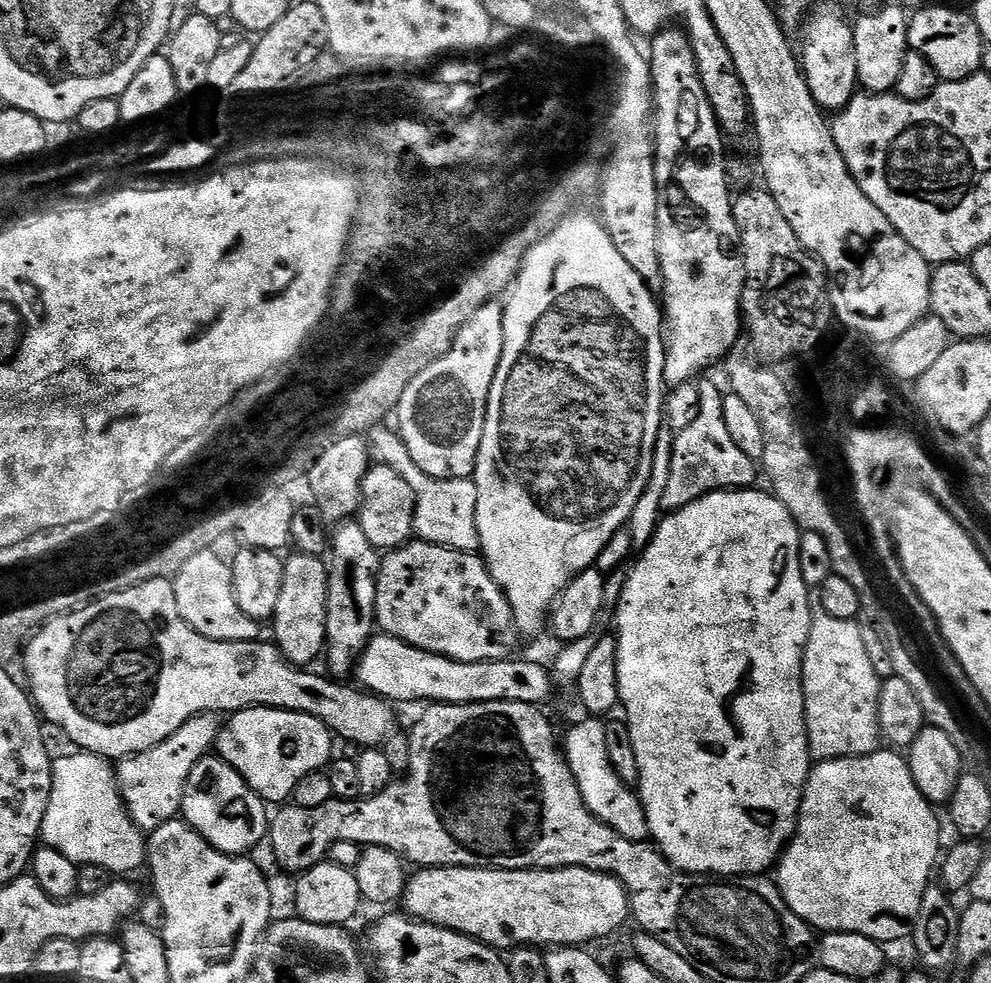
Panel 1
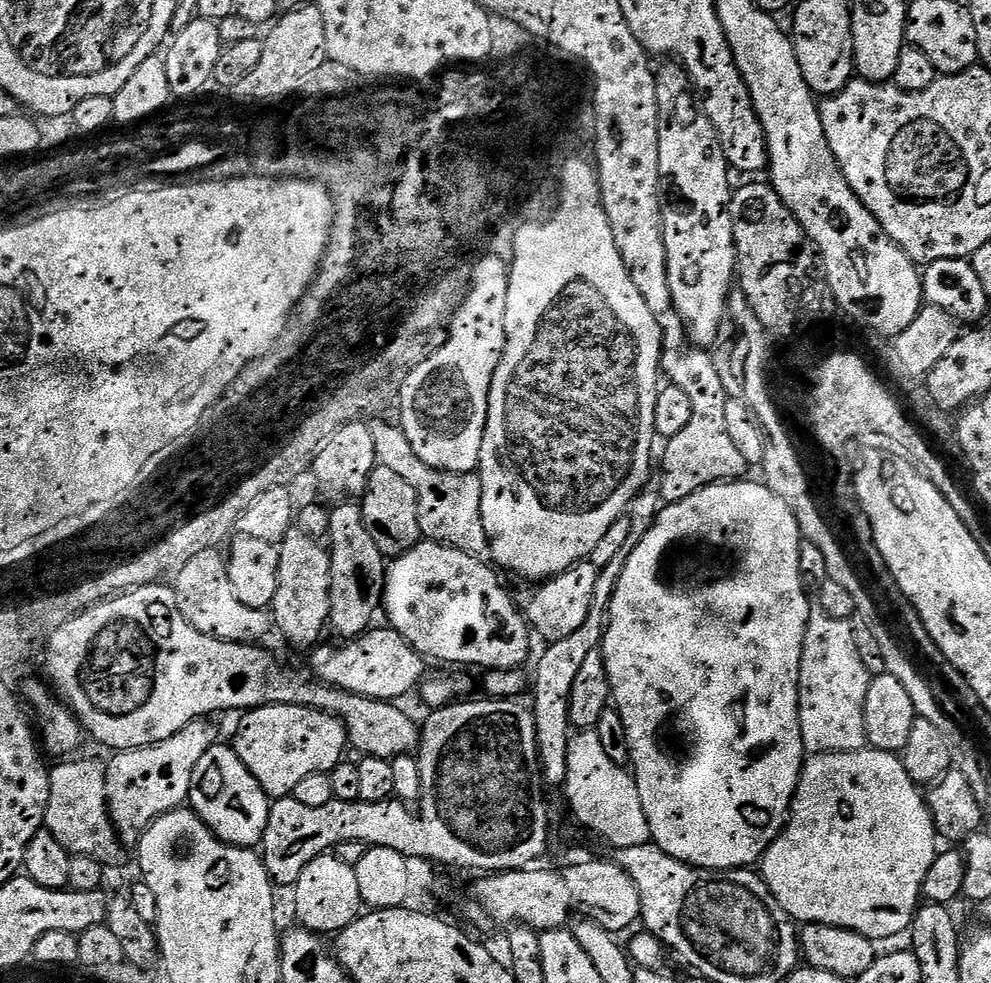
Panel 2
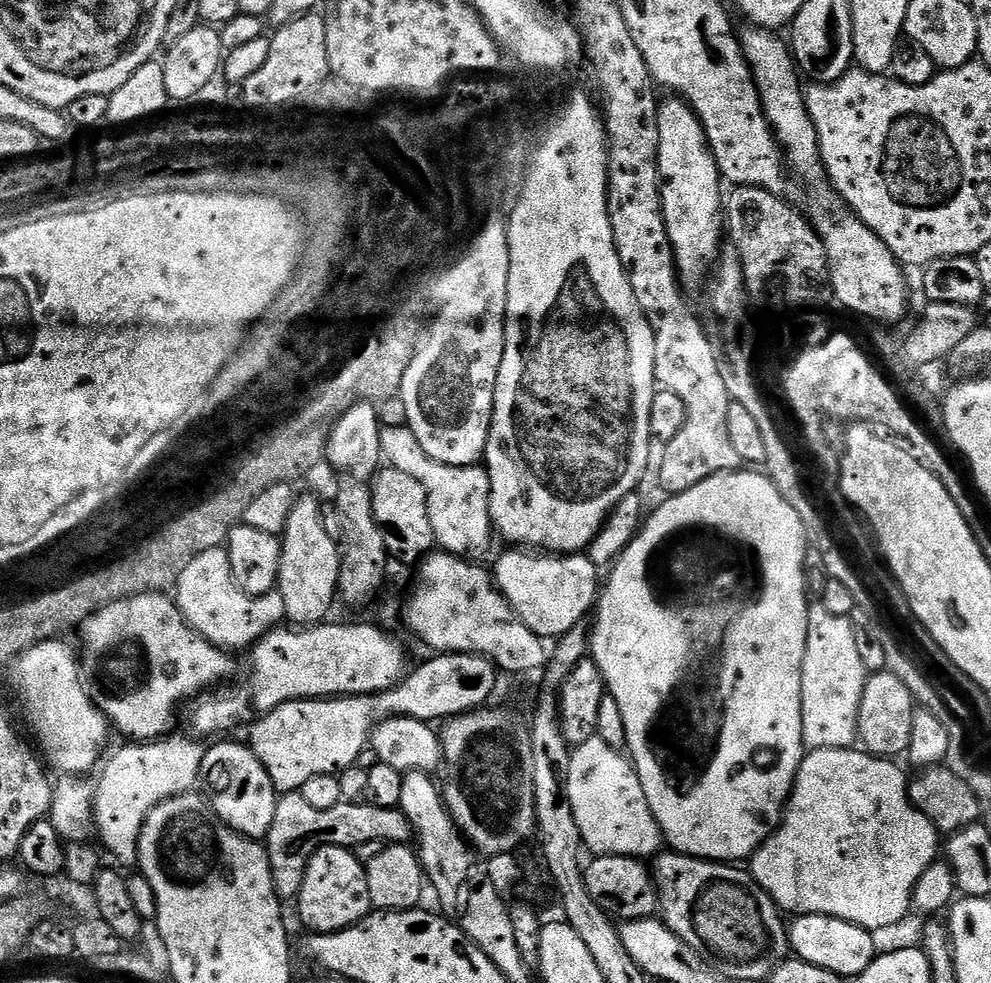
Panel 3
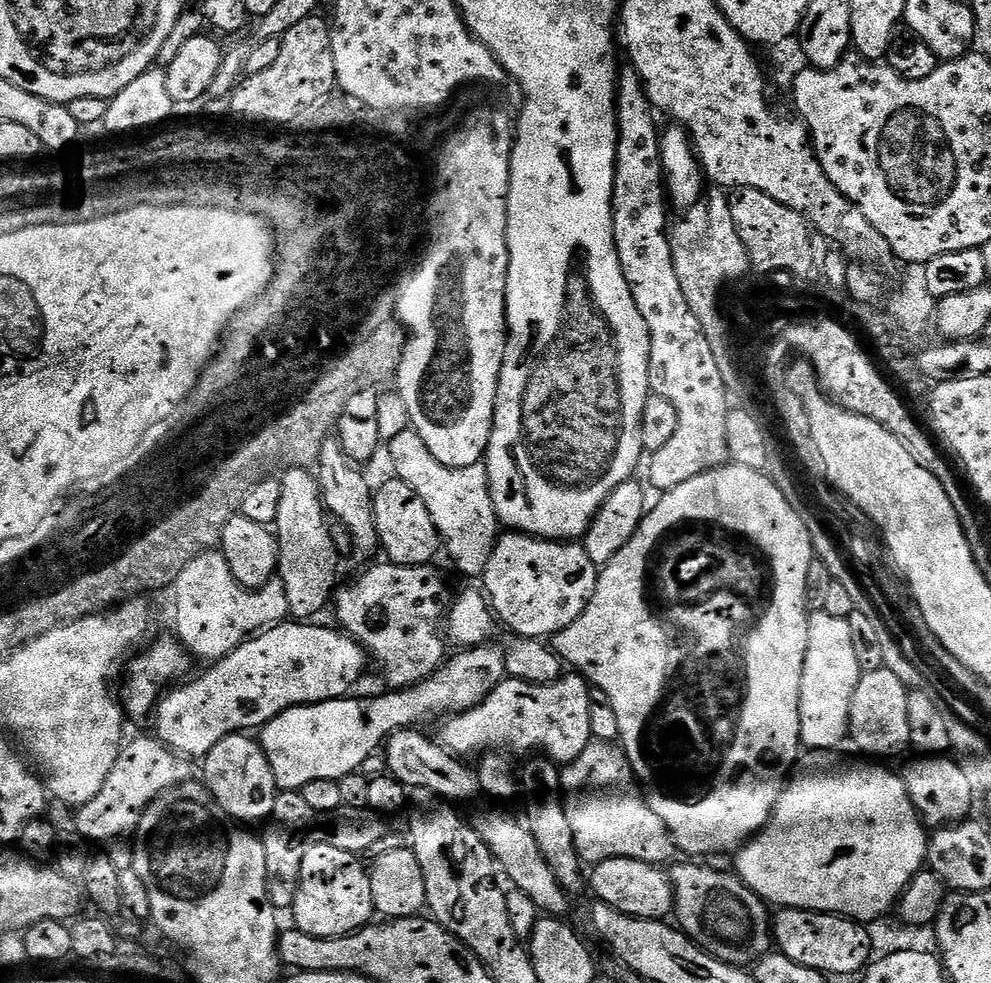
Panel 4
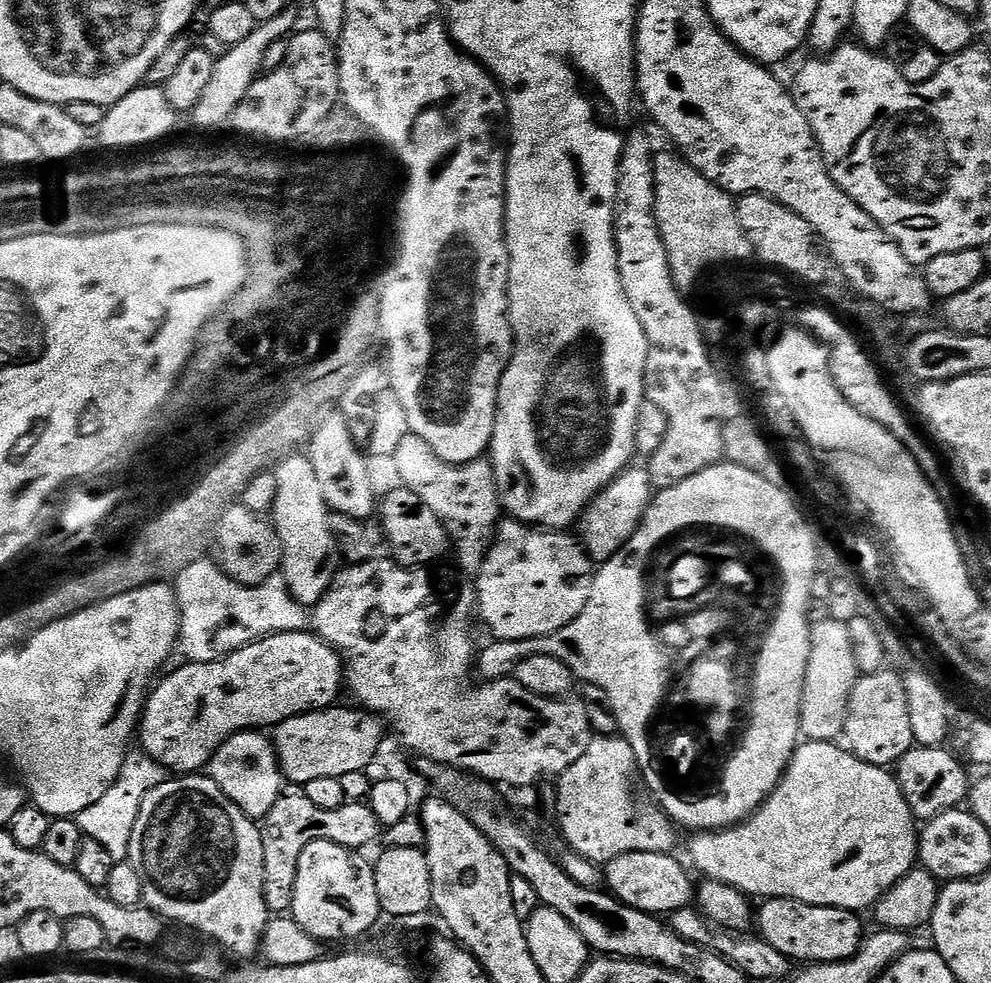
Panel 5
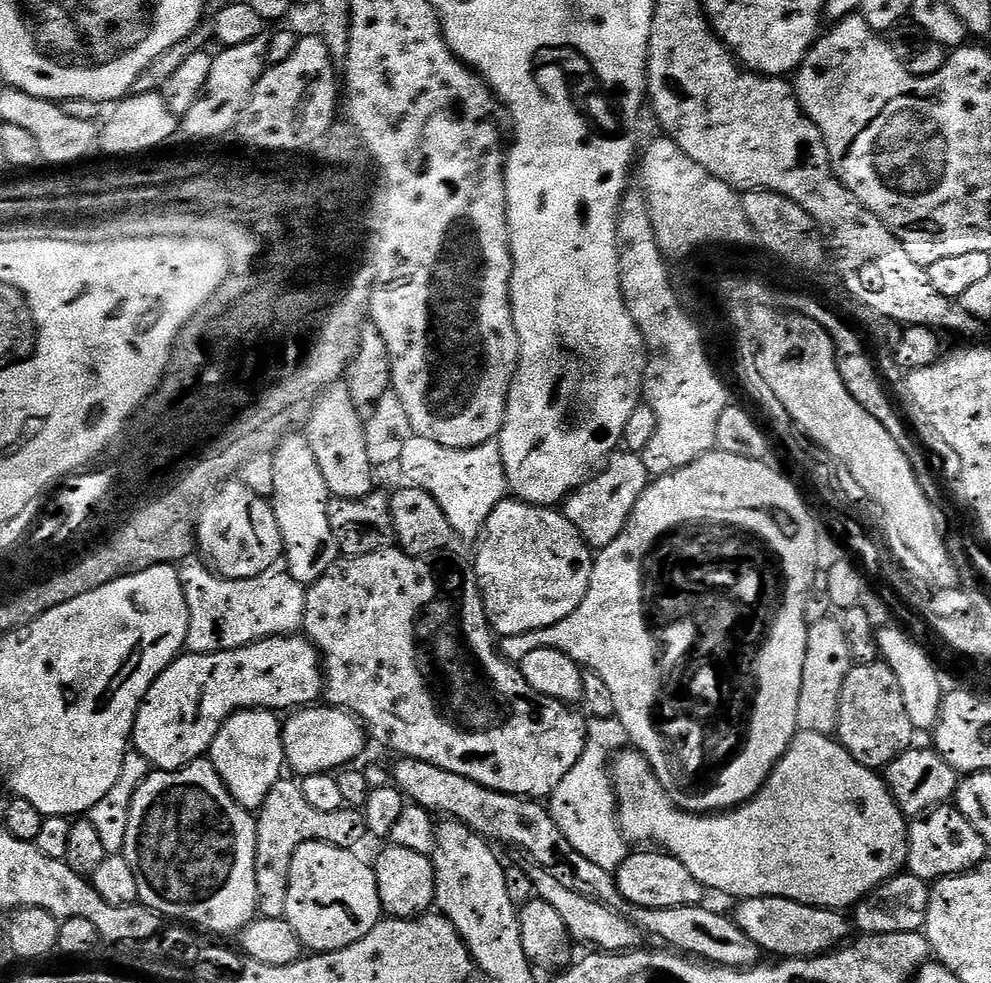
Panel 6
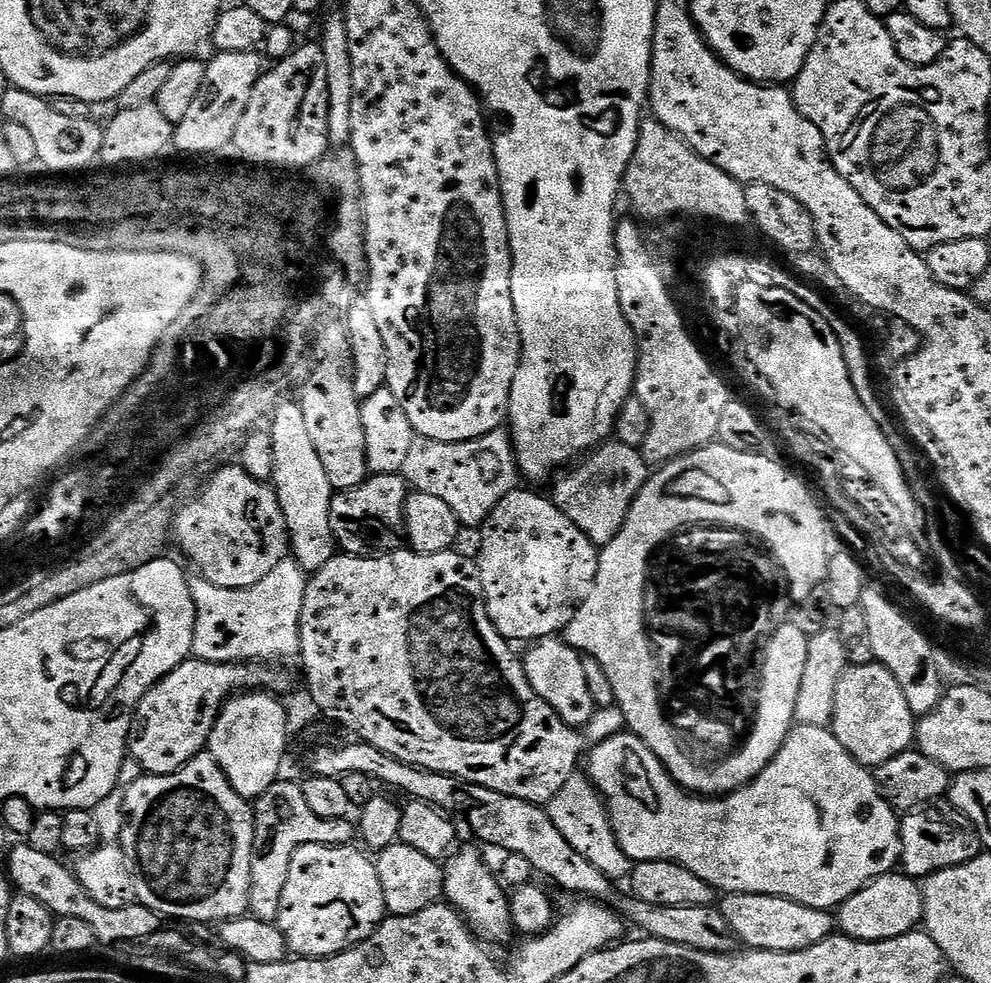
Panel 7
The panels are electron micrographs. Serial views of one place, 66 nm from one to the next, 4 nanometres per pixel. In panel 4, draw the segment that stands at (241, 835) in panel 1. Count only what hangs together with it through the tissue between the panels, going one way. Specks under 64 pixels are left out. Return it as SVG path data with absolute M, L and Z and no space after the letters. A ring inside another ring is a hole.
M248 734L228 736L202 760L202 783L210 789L226 815L248 826L252 826L255 820L267 821L271 817L278 795L274 770L270 770L270 762L259 743L250 737Z

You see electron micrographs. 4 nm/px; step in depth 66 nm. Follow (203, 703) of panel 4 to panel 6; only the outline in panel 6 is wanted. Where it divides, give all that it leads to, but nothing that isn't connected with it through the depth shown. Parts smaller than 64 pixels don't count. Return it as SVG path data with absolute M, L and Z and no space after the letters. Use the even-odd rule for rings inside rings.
M303 634L271 636L225 652L189 651L177 656L176 661L166 666L166 670L162 670L162 674L158 674L150 686L146 698L140 703L132 727L132 744L153 769L177 772L211 753L214 738L218 738L218 730L222 730L224 723L235 712L243 712L245 708L266 708L270 712L284 714L289 710L315 705L319 701L316 699L325 695L324 681L320 652Z

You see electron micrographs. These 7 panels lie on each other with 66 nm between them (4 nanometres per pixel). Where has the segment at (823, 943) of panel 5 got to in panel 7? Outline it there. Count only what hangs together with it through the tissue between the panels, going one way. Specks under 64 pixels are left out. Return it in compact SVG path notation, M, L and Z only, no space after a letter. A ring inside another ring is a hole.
M738 892L725 895L718 907L726 922L730 922L737 941L752 950L801 952L810 946L818 946L818 942L827 940L834 932L834 916L831 911L802 906L785 896Z

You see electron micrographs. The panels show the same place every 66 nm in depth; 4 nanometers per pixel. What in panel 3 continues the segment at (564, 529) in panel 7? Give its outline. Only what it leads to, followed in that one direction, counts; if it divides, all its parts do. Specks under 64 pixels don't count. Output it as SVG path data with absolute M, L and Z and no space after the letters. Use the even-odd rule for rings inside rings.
M508 550L496 560L494 568L494 583L506 602L514 610L514 614L534 634L541 638L559 638L574 630L579 624L585 623L584 615L593 611L598 600L598 584L596 588L596 572L598 566L584 554L533 554L528 550Z

